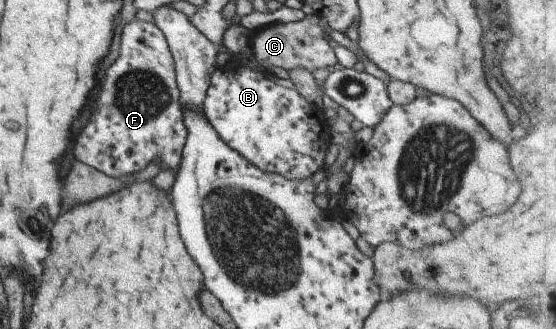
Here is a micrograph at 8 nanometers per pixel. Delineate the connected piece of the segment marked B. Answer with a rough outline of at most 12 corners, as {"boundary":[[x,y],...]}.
{"boundary":[[234,62],[203,113],[263,171],[325,164],[321,107]]}

